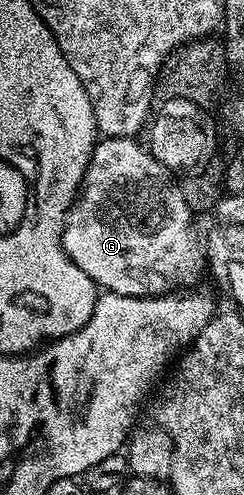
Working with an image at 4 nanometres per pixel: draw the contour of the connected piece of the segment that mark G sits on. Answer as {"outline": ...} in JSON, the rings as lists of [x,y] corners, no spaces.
{"outline":[[[112,136],[110,138],[100,139],[96,144],[93,154],[89,158],[89,166],[85,170],[83,186],[79,189],[78,196],[75,197],[75,203],[71,206],[71,211],[67,213],[67,223],[63,226],[63,253],[70,258],[77,267],[85,270],[89,278],[100,289],[116,292],[122,296],[166,296],[174,294],[180,290],[191,290],[196,287],[195,284],[205,276],[205,248],[201,243],[201,236],[195,233],[195,224],[191,207],[185,202],[182,187],[178,183],[171,181],[172,173],[164,168],[151,156],[150,151],[141,143],[131,138],[122,136]]]}

